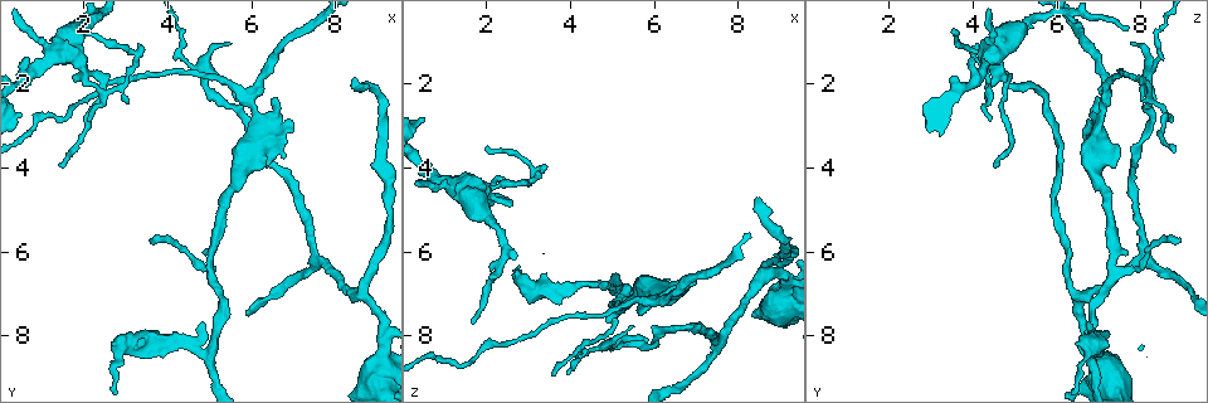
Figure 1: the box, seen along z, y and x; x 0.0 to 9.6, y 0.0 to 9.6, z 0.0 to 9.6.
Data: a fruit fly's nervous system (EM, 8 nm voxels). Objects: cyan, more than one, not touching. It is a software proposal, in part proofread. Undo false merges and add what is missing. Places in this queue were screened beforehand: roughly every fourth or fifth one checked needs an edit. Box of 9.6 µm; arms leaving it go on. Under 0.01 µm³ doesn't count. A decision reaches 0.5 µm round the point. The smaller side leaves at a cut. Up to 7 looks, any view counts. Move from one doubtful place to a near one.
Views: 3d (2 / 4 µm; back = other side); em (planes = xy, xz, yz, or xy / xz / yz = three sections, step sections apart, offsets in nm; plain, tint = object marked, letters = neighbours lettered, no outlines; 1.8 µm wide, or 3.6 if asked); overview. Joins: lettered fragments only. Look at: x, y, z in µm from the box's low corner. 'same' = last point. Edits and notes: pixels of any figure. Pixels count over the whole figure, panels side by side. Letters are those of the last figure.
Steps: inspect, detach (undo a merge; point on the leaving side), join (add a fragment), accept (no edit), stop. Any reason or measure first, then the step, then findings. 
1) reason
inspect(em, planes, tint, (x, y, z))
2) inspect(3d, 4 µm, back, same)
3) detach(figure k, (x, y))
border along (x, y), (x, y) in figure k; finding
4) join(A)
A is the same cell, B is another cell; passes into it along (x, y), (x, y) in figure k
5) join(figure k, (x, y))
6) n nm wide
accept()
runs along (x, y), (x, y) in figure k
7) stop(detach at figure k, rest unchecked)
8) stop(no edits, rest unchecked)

branch point
inspect(3d, 4 µm, (5.15, 8.00, 6.75))

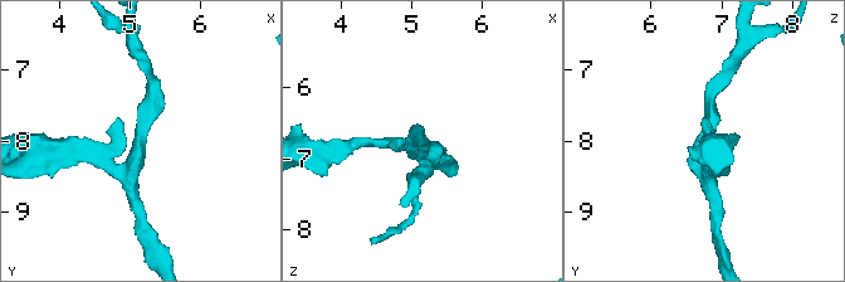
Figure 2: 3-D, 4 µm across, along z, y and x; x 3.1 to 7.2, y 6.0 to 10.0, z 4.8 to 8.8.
3 arms; arms of 180, 190, 220 nm
inspect(em, planes, tint, (5.10, 8.00, 6.80))

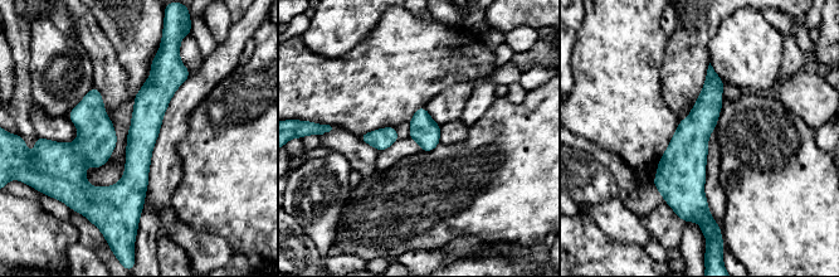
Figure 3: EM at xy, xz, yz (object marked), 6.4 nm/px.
inspect(em, planes, letters, same)

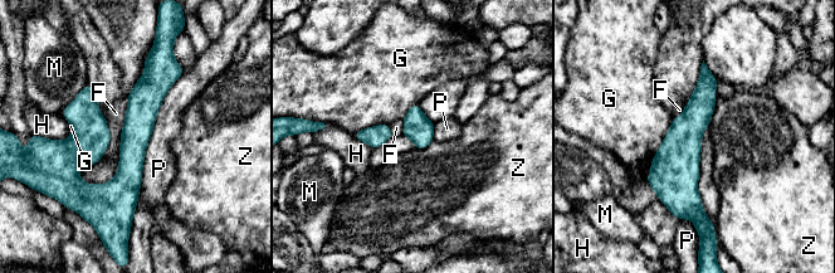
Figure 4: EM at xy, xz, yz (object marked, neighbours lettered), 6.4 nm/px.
P touches over 1000 nm
accept()
F, G, H, M, P and Z are other cells; runs along (150, 61), (125, 209) in figure 4; continuous, no second neuron

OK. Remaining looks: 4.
calibre changes
inspect(em, 3.6 µm, planes, tint, (6.30, 3.30, 7.00))

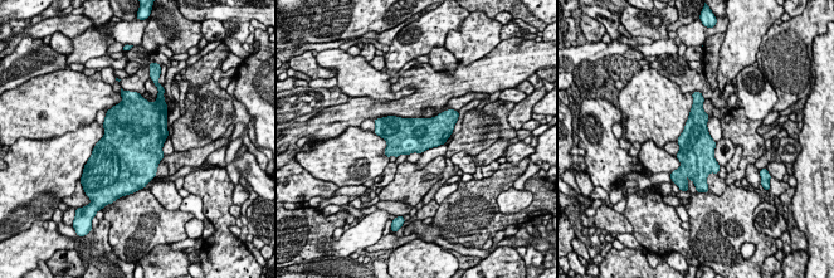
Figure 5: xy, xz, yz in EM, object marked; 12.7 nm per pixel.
see the neighbours
inspect(em, 3.6 µm, planes, letters, same)

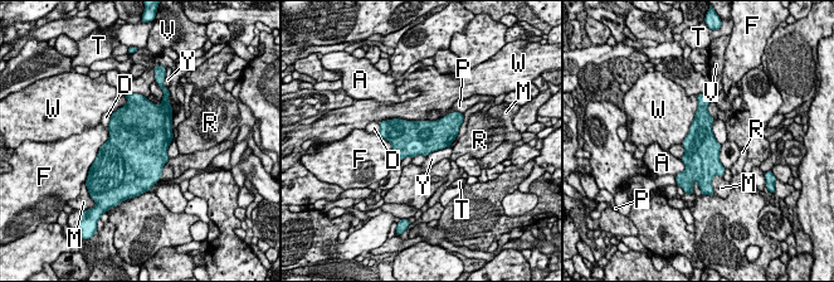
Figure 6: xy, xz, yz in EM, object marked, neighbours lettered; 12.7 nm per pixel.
W touches over 600 nm
accept()
A, D, F, M, P, R, T, V, W and Y are other cells; all the same neuron

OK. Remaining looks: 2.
an open end
inspect(em, planes, letters, (5.35, 1.90, 8.15))

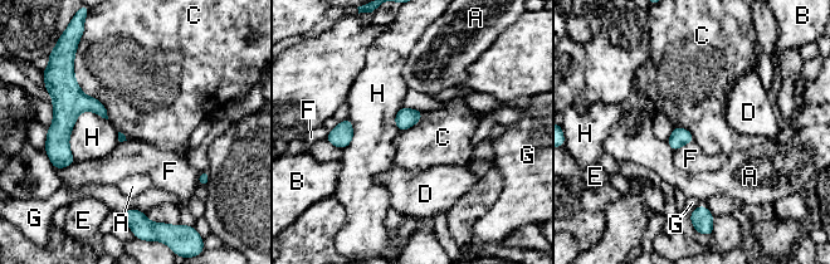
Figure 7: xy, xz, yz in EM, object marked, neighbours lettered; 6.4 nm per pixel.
accept()
A, B, C, D, E, F, G and H are other cells; border along (73, 66), (108, 118) in figure 7; no lettered fragment goes on from it

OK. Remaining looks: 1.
stop(no edits, rest unchecked)

